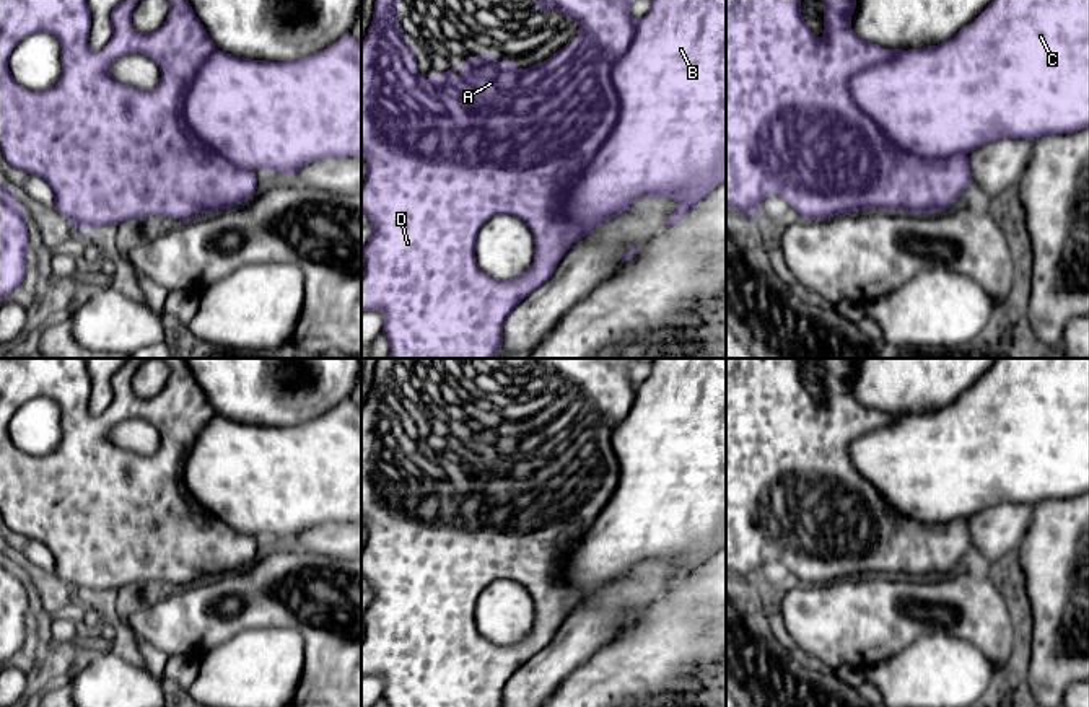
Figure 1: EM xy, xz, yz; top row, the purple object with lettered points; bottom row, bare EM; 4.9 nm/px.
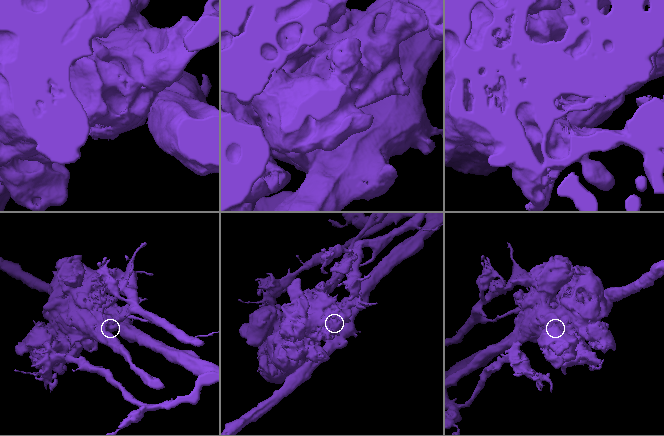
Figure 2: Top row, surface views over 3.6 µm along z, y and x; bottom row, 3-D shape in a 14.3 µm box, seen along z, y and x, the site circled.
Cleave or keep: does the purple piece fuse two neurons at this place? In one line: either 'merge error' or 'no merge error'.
merge error

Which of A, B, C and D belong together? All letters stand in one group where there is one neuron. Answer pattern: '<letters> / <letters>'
A D / B C

